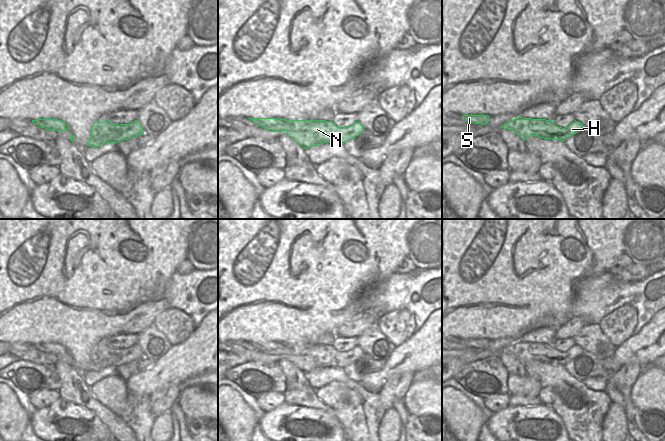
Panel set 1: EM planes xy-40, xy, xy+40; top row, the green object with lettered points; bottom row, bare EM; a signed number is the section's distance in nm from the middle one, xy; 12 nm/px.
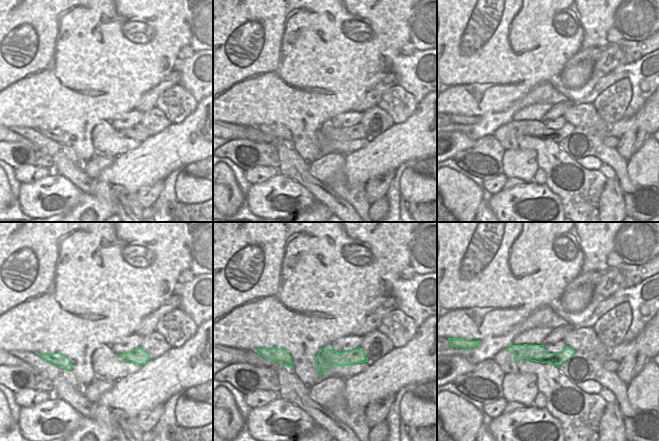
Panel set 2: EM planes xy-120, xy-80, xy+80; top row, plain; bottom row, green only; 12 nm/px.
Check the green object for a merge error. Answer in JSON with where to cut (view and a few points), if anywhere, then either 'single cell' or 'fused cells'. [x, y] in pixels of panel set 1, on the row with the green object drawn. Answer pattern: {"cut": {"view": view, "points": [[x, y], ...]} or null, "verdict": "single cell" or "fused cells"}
{"cut": {"view": "xy", "points": [[288, 121], [290, 131]]}, "verdict": "fused cells"}

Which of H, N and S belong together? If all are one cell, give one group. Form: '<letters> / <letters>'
H N / S

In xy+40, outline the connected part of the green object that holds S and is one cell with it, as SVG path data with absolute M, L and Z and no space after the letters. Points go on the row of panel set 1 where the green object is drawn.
M463 115L463 118L468 123L482 124L482 125L486 125L489 122L489 117L490 116L488 115Z

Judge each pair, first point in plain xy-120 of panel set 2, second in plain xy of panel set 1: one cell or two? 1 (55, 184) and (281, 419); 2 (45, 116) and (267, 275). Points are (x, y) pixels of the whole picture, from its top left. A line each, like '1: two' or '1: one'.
1: one
2: one

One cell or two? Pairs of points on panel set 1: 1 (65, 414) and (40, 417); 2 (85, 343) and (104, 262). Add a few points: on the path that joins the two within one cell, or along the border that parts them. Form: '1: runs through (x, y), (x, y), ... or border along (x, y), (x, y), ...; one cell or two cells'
1: runs through (59, 414), (55, 412), (50, 417), (46, 417); one cell
2: runs through (85, 323), (86, 282); one cell

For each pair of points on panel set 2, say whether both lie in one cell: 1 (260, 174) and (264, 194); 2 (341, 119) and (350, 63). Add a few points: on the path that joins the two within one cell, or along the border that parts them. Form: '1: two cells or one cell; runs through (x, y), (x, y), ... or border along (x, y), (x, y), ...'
1: two cells; border along (278, 172), (267, 180), (252, 185)
2: two cells; border along (350, 110), (339, 113), (328, 121)

